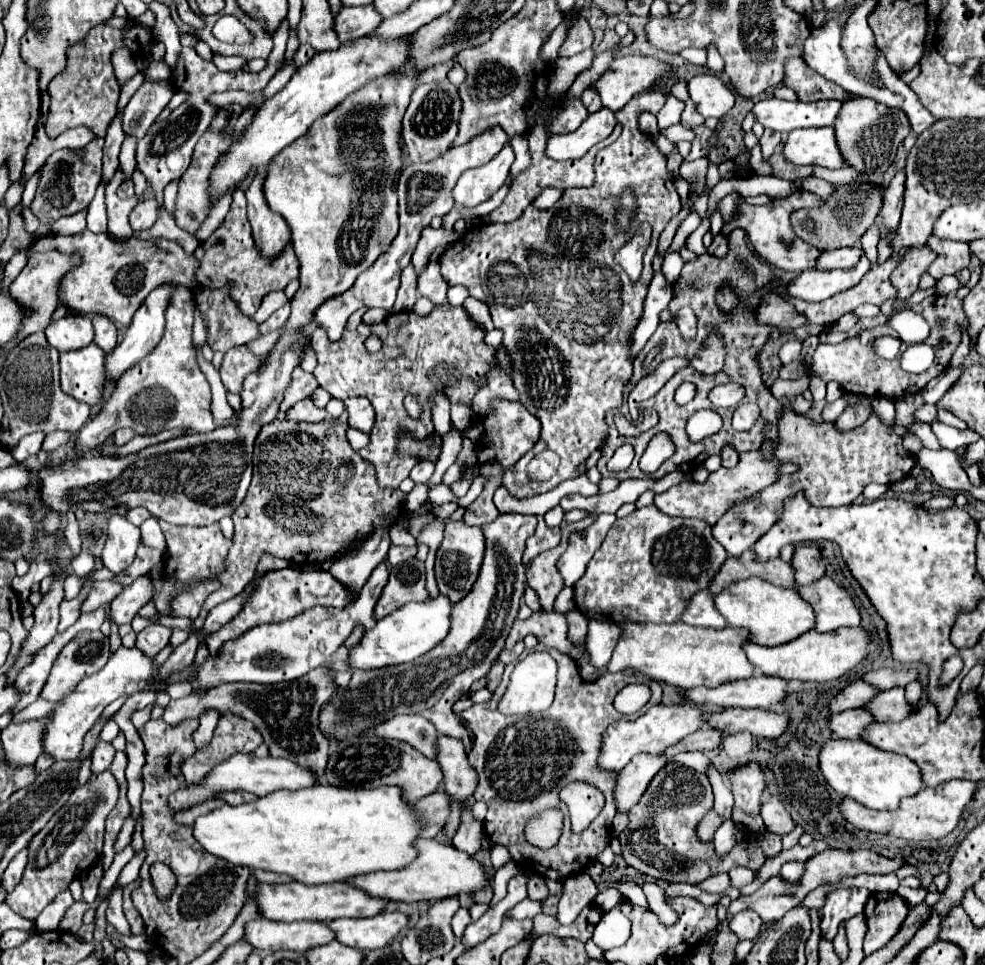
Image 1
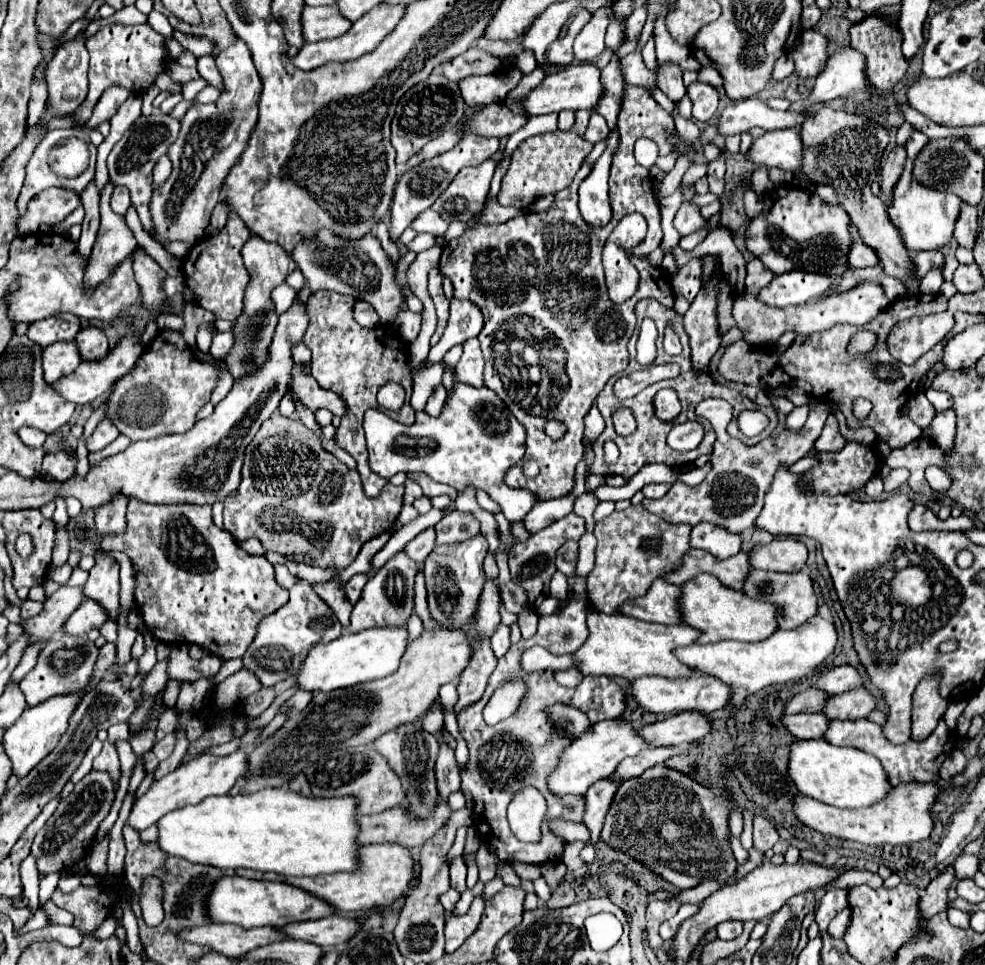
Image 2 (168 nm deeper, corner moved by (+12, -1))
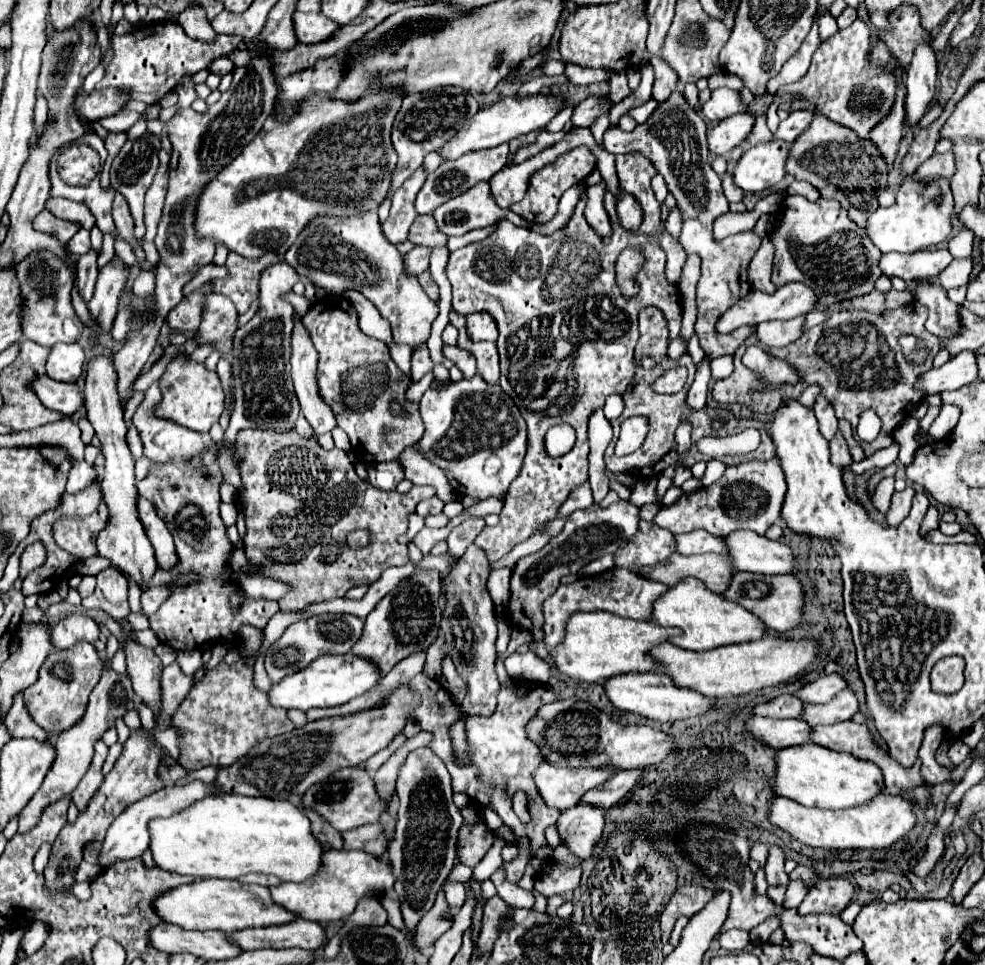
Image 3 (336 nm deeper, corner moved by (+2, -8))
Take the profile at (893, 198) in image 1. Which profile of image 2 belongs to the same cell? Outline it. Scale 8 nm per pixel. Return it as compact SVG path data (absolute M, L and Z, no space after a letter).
M896 145L888 159L886 159L886 165L882 167L882 173L880 173L880 187L882 187L882 195L880 199L888 203L888 197L892 195L892 187L896 185L902 169L904 169L904 163L906 163L906 149L904 145Z

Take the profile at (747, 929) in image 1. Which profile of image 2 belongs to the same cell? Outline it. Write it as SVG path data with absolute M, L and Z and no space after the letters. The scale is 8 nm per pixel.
M722 921L718 927L718 937L724 941L736 939L742 933L742 921Z

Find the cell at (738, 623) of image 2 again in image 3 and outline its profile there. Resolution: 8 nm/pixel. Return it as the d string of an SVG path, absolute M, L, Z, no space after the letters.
M684 578L678 586L672 586L658 602L654 602L654 620L660 626L676 626L682 630L682 636L672 638L670 642L680 644L696 644L696 646L710 646L710 648L696 648L684 646L686 650L714 650L718 646L728 644L742 644L762 640L768 634L766 624L760 618L754 618L750 610L744 610L740 604L726 600L720 594L714 594L700 582L698 578Z

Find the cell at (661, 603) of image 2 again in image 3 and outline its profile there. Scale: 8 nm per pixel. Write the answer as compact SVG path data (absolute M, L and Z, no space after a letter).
M608 570L598 576L586 576L578 578L572 584L560 586L554 596L550 596L544 602L544 644L548 648L556 648L564 640L566 632L566 622L568 616L576 612L594 612L594 610L604 610L622 618L632 618L632 620L642 620L642 622L652 622L652 604L666 594L668 586L646 580L642 576L634 576L630 570Z

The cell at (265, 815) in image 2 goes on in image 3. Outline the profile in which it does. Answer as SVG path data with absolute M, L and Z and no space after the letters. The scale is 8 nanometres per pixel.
M222 794L220 798L204 798L190 806L190 810L182 810L182 814L150 822L150 836L150 850L156 866L194 878L240 878L256 872L278 876L282 882L304 882L316 876L322 868L322 856L326 852L324 844L312 834L310 820L300 808L288 800L272 800L266 796L250 798L240 794Z

